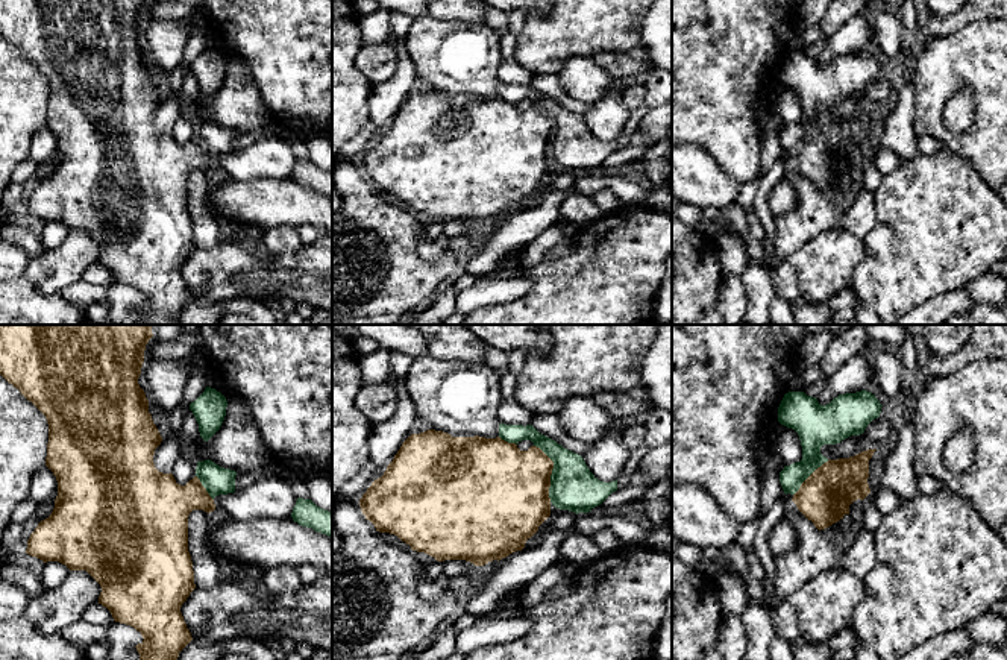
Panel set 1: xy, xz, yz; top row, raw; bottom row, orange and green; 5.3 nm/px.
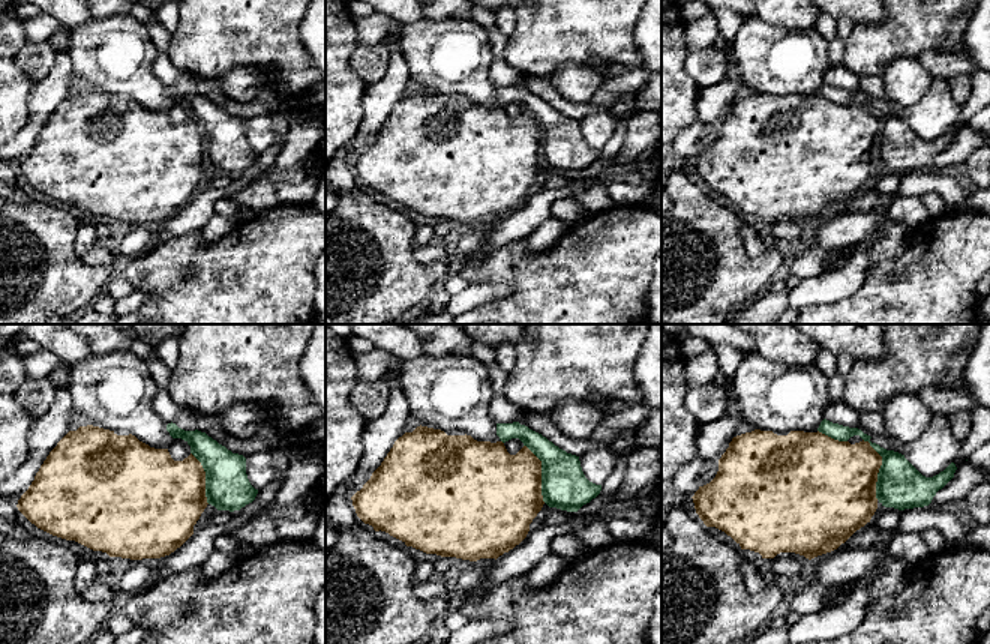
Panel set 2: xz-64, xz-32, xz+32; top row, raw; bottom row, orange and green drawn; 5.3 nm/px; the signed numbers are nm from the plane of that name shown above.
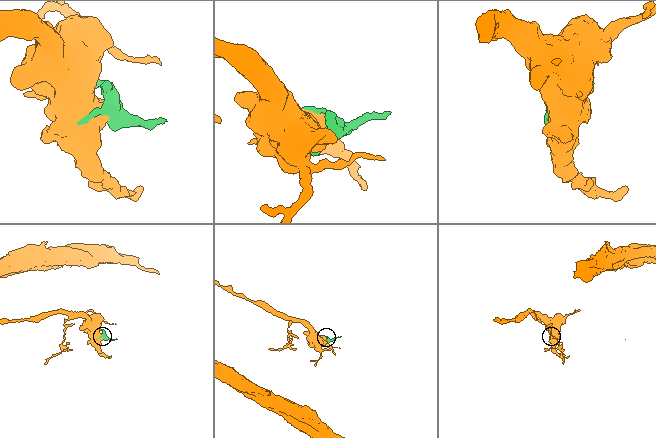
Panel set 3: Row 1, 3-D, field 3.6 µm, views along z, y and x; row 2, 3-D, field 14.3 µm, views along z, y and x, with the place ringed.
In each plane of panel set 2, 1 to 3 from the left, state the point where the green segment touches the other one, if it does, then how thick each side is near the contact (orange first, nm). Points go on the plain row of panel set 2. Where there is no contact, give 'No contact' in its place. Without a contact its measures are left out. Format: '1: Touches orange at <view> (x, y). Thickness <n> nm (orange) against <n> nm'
1: Touches orange at xz-64 (204, 141). Thickness 420 nm (orange) against 240 nm
2: Touches orange at xz-32 (540, 137). Thickness 440 nm (orange) against 240 nm
3: Touches orange at xz+32 (879, 131). Thickness 440 nm (orange) against 240 nm

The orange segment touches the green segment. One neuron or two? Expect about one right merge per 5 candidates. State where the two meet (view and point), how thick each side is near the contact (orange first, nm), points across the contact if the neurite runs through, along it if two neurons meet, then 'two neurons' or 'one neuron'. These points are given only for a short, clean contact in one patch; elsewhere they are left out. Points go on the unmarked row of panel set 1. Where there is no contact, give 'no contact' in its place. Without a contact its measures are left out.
contact xz (551, 132); calibres 440 and 240 nm; two neurons

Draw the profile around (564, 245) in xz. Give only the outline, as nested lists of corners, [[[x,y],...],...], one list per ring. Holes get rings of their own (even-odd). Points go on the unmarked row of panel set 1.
[[[569,223],[564,232],[564,237],[555,246],[551,247],[546,258],[567,255],[572,250],[572,244],[575,237],[578,235],[578,231],[579,231],[579,226]]]

